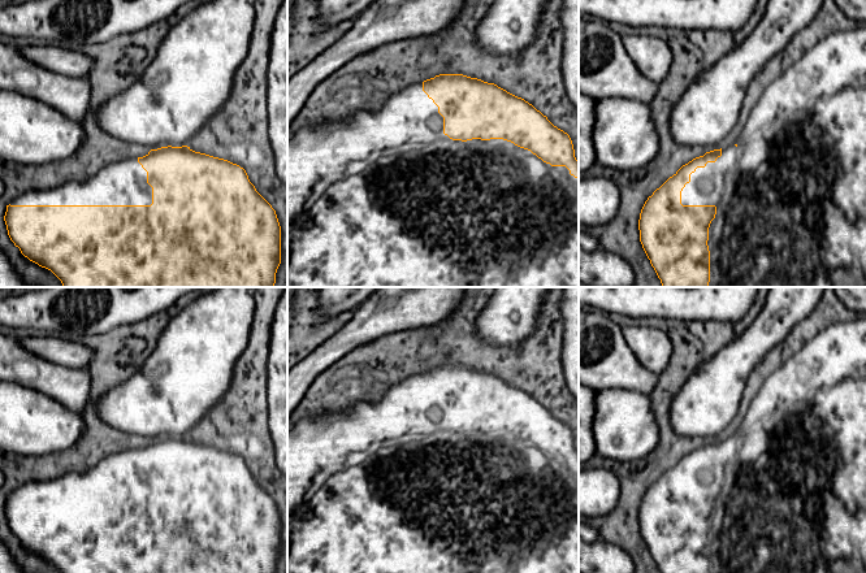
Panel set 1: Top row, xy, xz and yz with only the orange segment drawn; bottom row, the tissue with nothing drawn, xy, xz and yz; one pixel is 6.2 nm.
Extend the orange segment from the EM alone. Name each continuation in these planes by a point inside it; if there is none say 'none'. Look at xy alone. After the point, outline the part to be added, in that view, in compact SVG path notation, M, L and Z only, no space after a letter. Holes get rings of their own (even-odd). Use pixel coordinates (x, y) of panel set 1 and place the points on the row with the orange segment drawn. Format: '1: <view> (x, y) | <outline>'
1: xy (124, 182) | M137 157L120 160L103 166L95 175L81 181L69 181L47 190L31 190L17 195L10 205L151 205L152 187L147 183L147 172Z

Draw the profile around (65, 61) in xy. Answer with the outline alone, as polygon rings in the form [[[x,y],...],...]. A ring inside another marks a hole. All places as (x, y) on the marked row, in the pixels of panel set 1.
[[[43,42],[22,47],[20,51],[34,64],[61,75],[87,78],[91,71],[91,60],[81,51]]]

